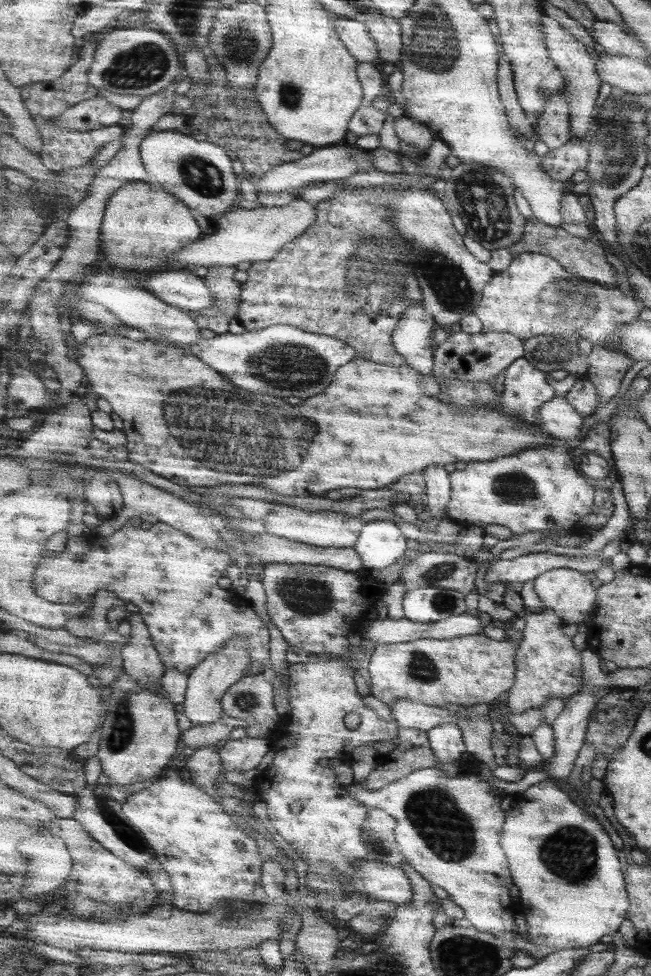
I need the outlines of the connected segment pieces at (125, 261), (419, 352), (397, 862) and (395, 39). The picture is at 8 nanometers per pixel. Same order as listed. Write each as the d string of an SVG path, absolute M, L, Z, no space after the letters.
M125 184L119 188L119 192L115 192L111 204L107 206L101 234L101 252L107 254L103 258L107 258L113 268L131 272L165 268L169 262L167 256L175 254L187 244L197 242L203 236L195 214L197 212L193 212L193 208L189 208L179 196L169 194L157 184Z
M421 304L405 312L403 320L397 326L397 332L391 338L395 350L405 358L405 362L411 364L415 370L425 372L427 376L435 368L435 350L437 350L437 344L433 342L435 330L437 324L433 316L427 314L425 306Z
M381 808L371 810L365 822L365 842L369 850L369 862L377 860L391 866L401 866L407 858L403 856L397 844L397 826L399 820Z
M369 8L367 26L371 38L375 38L381 62L399 66L403 60L403 24L391 16L381 14L377 8Z

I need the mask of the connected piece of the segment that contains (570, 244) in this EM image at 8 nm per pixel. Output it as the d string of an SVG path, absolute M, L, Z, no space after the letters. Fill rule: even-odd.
M529 218L529 224L525 228L525 234L523 234L523 240L517 242L517 246L509 246L511 250L511 258L515 260L517 256L525 254L525 252L535 252L535 254L545 254L545 256L553 256L555 260L559 260L569 272L577 274L577 276L583 276L587 280L595 280L607 288L617 288L617 276L615 276L615 268L607 262L607 256L605 256L605 250L601 246L601 240L599 240L601 234L593 234L593 238L585 240L585 238L577 238L577 236L571 236L567 230L563 228L553 228L537 218Z

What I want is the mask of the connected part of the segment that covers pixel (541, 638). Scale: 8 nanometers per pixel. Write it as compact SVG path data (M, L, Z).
M543 610L541 614L529 614L523 630L525 640L517 650L517 682L507 692L503 704L513 714L523 714L529 708L545 706L549 700L559 698L569 702L583 690L583 650L577 650L571 636L563 632L567 622L555 610Z

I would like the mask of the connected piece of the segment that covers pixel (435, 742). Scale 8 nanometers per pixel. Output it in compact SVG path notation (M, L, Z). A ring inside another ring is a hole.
M445 722L445 724L429 730L427 734L429 734L433 752L437 754L439 762L443 762L443 764L461 760L461 754L467 752L463 728L457 722Z

